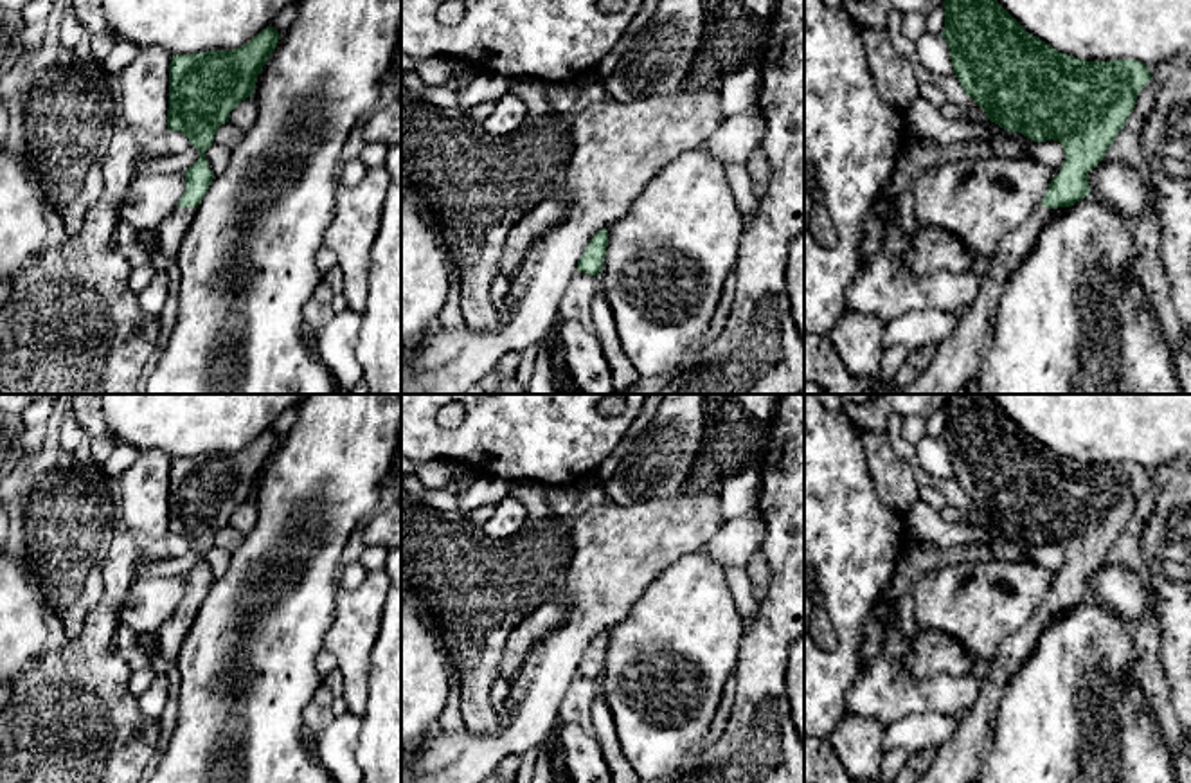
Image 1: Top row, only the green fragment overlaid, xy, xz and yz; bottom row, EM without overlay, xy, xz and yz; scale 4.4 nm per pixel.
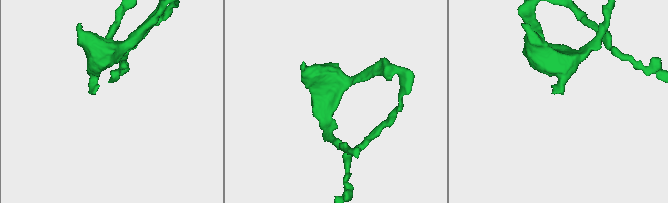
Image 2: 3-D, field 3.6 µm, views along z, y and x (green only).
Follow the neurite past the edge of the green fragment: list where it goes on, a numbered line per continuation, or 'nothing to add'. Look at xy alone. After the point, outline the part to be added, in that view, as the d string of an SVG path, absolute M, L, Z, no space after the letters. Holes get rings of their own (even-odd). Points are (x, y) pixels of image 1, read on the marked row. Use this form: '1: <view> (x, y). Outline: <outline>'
1: xy (173, 229). Outline: M175 207L175 211L157 229L160 239L158 259L169 259L178 263L178 250L182 239L196 214L196 207Z

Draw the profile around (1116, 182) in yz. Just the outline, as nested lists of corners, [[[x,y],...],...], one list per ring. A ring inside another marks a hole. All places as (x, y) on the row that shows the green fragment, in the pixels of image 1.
[[[1101,160],[1088,171],[1088,187],[1121,212],[1148,214],[1157,221],[1155,191],[1150,185],[1150,178],[1144,178],[1139,169],[1124,162]]]

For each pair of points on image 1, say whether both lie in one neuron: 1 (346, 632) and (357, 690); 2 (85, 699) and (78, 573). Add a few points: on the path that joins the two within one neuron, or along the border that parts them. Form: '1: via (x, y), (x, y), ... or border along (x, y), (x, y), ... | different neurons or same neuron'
1: via (351, 647), (355, 675) | same neuron
2: border along (101, 589), (101, 598), (81, 630), (69, 639) | different neurons

